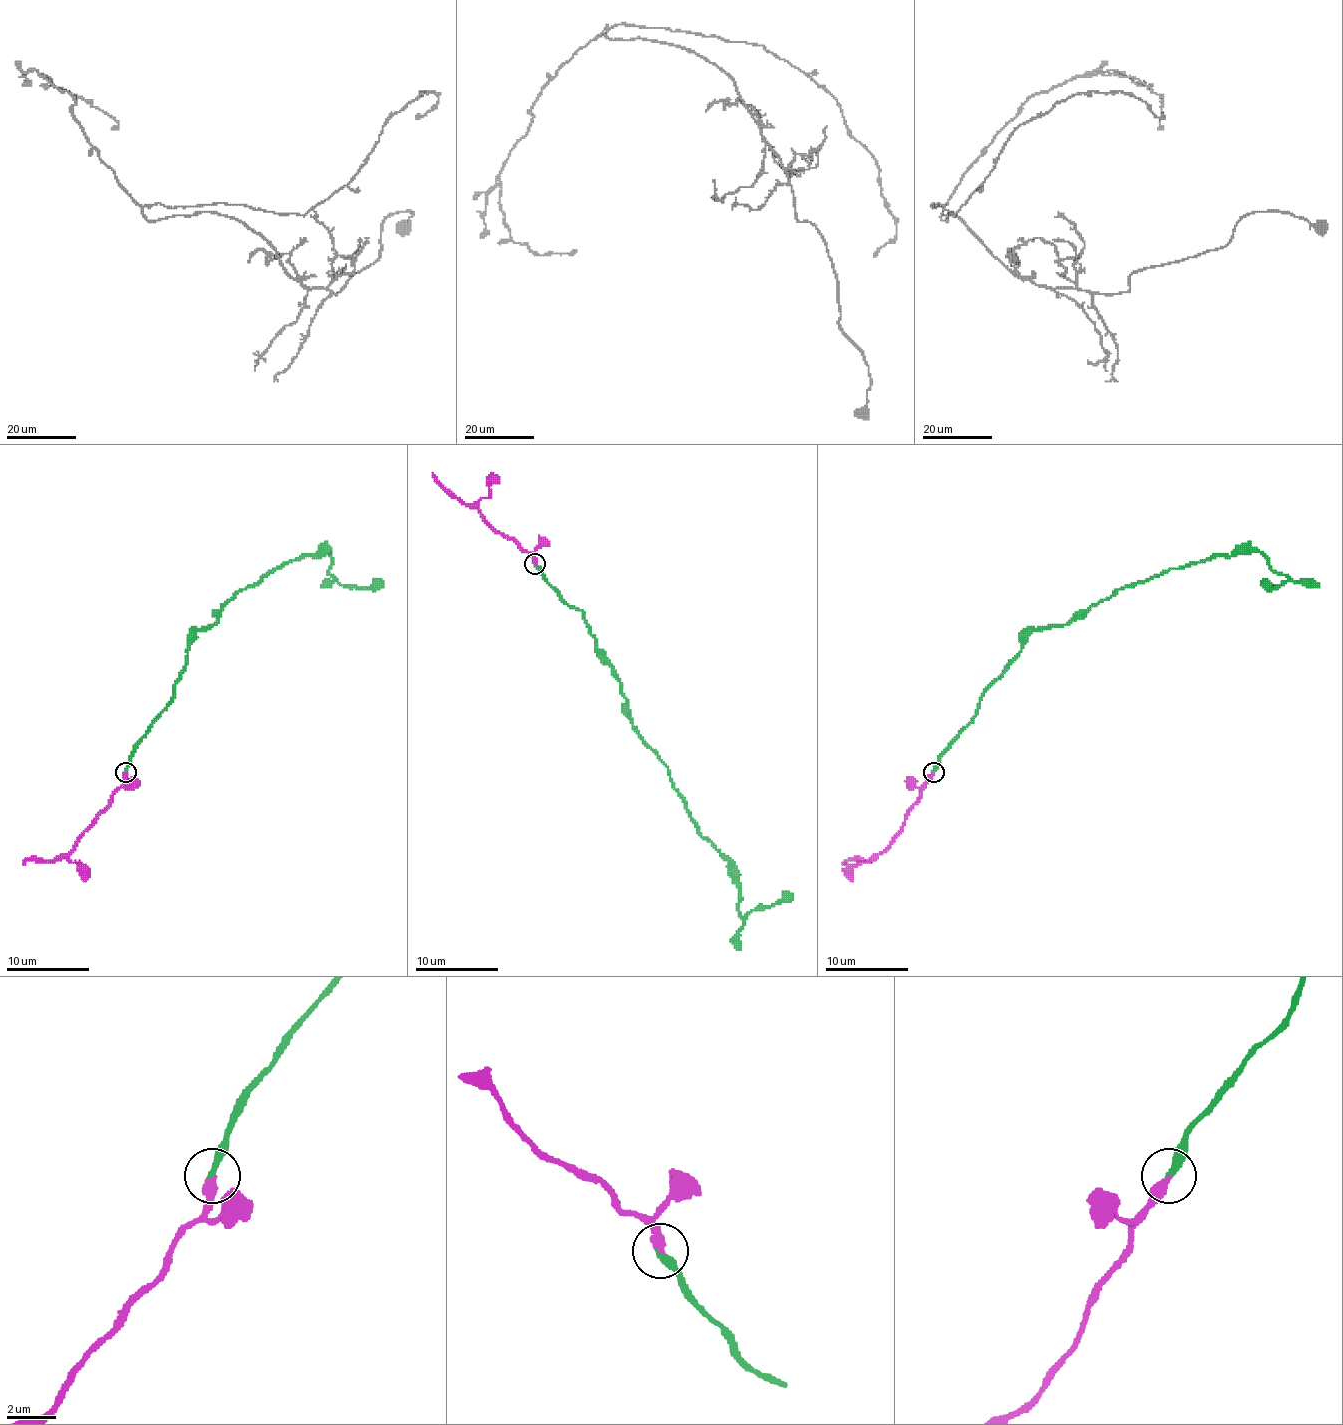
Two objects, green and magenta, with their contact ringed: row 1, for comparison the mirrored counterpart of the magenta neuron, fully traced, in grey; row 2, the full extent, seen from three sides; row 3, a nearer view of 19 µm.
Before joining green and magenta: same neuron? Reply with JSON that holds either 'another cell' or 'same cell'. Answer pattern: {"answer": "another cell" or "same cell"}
{"answer": "same cell"}

